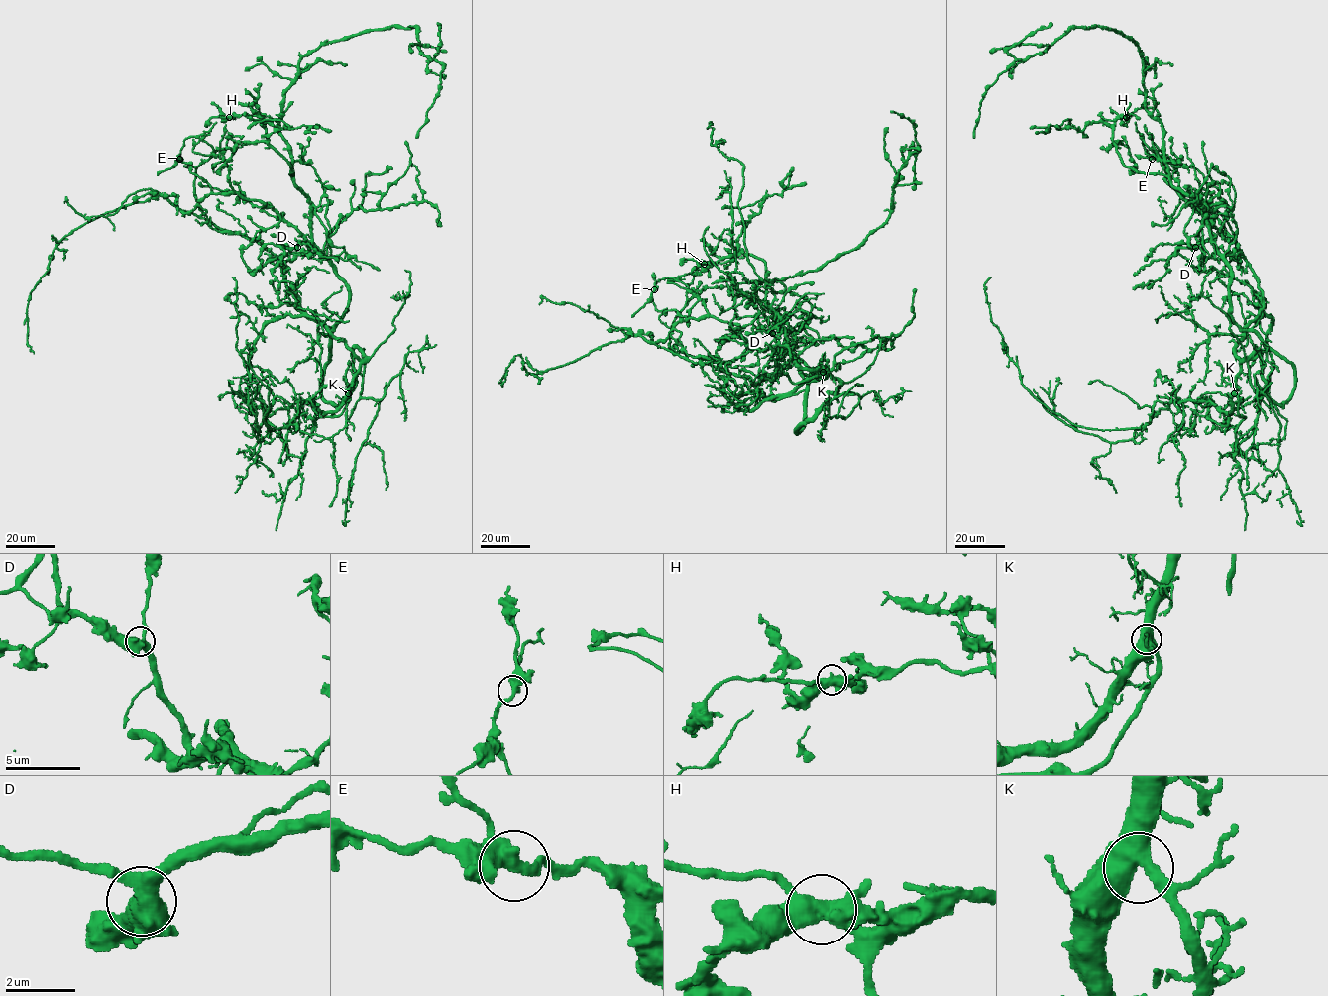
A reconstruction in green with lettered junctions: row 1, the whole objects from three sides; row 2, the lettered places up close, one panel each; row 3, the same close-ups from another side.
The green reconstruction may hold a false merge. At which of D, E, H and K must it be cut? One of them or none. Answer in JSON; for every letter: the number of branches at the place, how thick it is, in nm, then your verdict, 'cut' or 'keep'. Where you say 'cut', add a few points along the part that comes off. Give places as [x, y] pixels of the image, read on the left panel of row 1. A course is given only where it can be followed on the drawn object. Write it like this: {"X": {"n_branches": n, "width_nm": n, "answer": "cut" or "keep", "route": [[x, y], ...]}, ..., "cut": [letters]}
{"D": {"n_branches": 3, "width_nm": 480, "answer": "keep"}, "E": {"n_branches": 4, "width_nm": 360, "answer": "keep"}, "H": {"n_branches": 4, "width_nm": 480, "answer": "keep"}, "K": {"n_branches": 3, "width_nm": 480, "answer": "keep"}, "cut": []}

